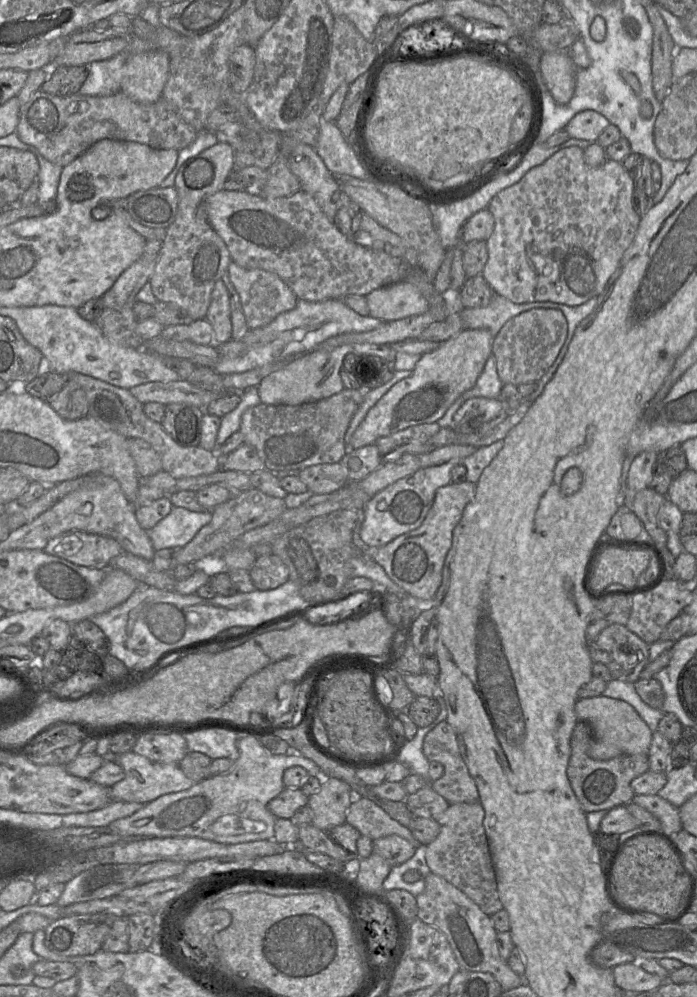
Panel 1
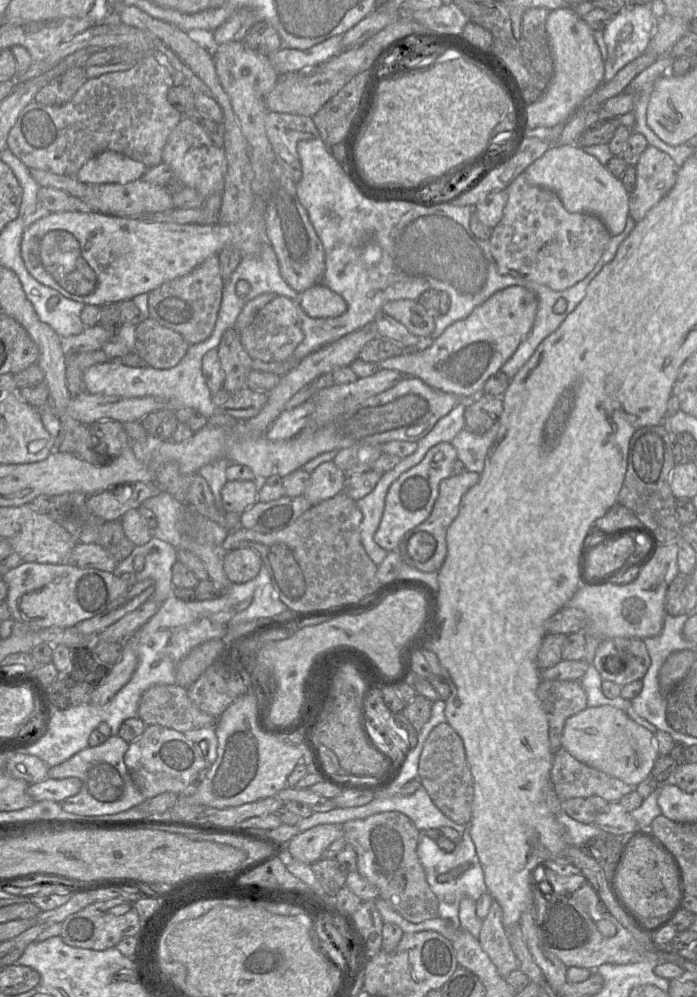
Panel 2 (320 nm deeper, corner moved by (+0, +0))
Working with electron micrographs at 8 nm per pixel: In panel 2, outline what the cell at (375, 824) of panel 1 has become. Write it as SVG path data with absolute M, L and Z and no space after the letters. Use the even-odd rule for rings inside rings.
M398 811L373 814L343 824L343 836L357 853L358 872L373 883L393 910L412 923L435 918L439 902L431 890L417 855L420 831L412 820Z

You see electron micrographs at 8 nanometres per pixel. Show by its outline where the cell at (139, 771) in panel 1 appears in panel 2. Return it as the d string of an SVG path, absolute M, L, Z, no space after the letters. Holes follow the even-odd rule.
M111 735L94 747L79 751L59 765L49 767L48 777L52 779L78 778L82 782L80 791L61 802L64 811L82 816L116 814L141 804L145 798L135 785L124 763L129 744L118 735Z

